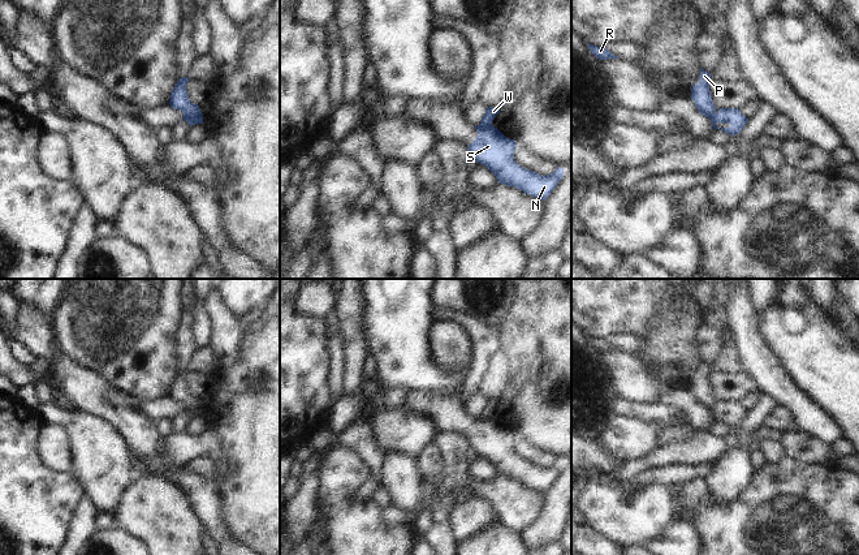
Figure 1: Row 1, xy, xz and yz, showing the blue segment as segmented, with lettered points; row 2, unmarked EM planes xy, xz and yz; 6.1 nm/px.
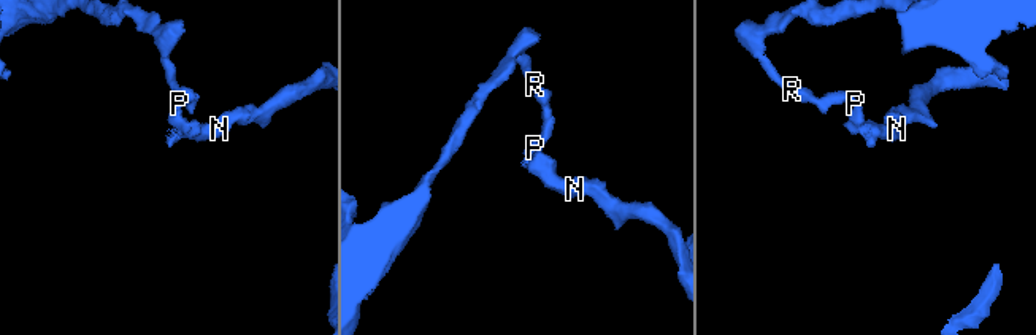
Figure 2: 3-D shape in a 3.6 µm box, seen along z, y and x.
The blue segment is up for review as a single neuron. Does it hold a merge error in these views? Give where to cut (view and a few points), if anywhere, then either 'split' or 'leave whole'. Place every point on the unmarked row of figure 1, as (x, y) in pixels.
cut in xy along (199, 401), (194, 411), (189, 411), (184, 405); split

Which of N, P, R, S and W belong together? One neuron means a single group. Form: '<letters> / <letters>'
N S / P R W

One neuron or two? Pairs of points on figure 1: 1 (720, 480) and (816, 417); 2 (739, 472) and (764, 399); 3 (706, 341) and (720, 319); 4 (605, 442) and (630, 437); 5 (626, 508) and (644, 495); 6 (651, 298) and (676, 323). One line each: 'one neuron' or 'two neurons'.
1: two neurons
2: one neuron
3: one neuron
4: one neuron
5: one neuron
6: two neurons

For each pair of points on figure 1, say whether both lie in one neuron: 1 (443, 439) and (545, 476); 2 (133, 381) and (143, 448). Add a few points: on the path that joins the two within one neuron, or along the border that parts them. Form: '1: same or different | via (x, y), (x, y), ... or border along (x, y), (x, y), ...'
1: different | border along (443, 431), (461, 433), (470, 448)
2: different | border along (109, 383), (137, 400)

